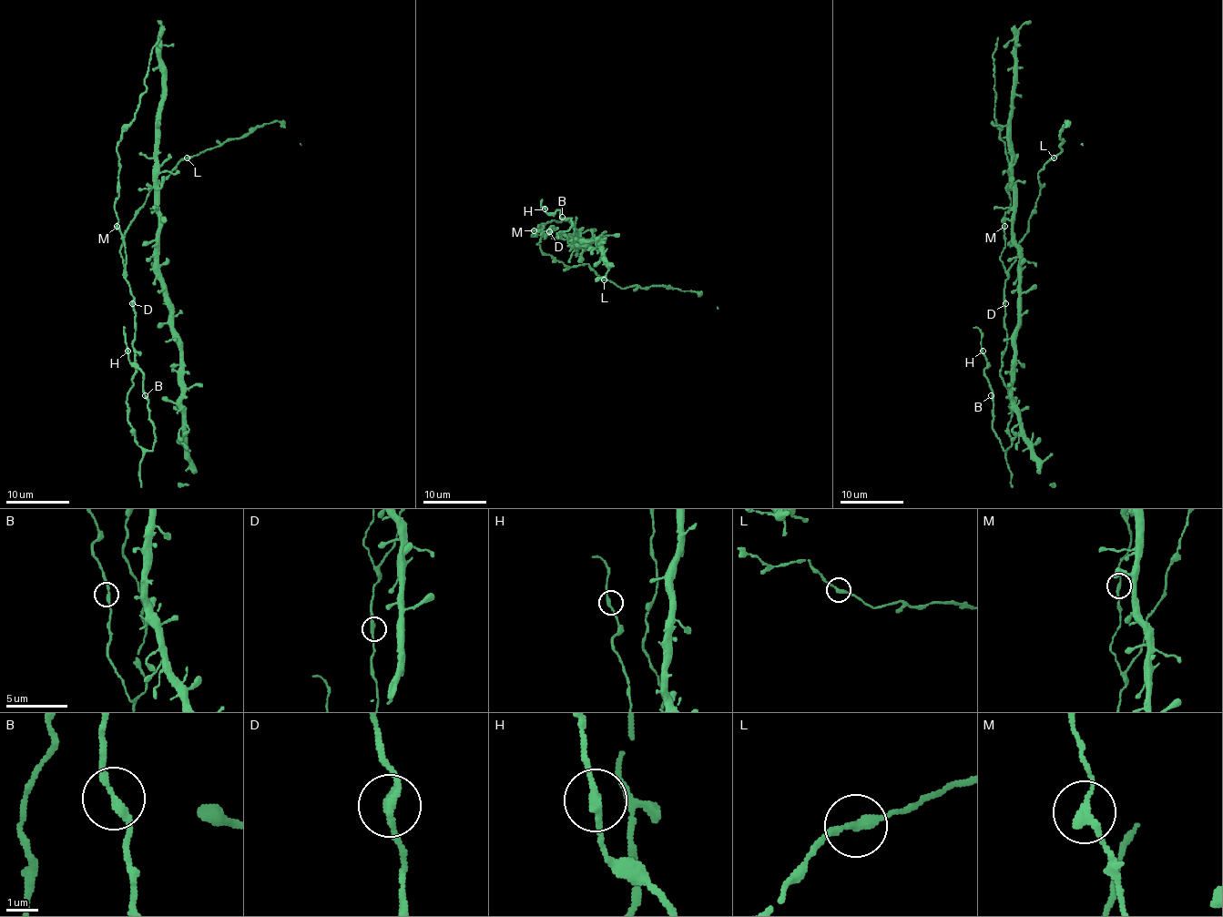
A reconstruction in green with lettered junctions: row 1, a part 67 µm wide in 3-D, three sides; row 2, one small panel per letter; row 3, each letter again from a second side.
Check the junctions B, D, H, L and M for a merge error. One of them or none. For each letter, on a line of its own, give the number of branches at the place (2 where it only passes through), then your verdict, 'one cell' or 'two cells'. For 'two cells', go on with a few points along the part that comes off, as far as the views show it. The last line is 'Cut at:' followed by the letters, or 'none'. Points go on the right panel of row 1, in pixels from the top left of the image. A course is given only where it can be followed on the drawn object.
B: branches 2; one cell
D: branches 2; one cell
H: branches 2; one cell
L: branches 2; one cell
M: branches 2; one cell
Cut at: none

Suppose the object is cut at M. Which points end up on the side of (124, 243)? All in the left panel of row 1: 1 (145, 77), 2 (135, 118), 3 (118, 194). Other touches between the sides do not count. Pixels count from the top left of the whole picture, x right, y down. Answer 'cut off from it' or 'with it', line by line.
1: cut off from it
2: cut off from it
3: cut off from it

